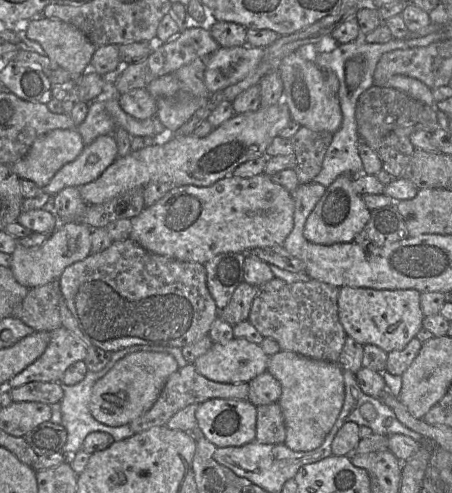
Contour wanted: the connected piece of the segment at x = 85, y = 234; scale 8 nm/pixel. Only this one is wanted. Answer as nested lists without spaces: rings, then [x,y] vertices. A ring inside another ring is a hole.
[[[80,222],[60,223],[40,246],[17,245],[10,265],[14,278],[28,289],[58,281],[66,267],[88,257],[91,251],[92,228]]]

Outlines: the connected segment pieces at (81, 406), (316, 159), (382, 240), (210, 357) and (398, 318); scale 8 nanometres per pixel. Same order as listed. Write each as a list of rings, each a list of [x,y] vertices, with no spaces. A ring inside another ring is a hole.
[[[133,345],[133,346],[129,346],[127,348],[112,352],[109,362],[102,370],[98,372],[88,371],[85,378],[79,383],[75,385],[67,385],[61,382],[64,395],[60,402],[50,405],[51,407],[50,421],[54,423],[62,424],[67,430],[67,440],[62,449],[62,452],[64,454],[66,454],[67,456],[71,456],[77,451],[79,451],[80,449],[82,449],[82,445],[86,436],[91,432],[102,431],[102,432],[109,433],[115,441],[124,440],[126,438],[131,437],[133,434],[135,434],[129,425],[112,427],[97,421],[91,414],[91,411],[89,408],[89,401],[90,401],[92,387],[94,386],[96,381],[98,381],[107,372],[109,372],[119,360],[121,360],[128,354],[138,352],[138,351],[151,351],[151,352],[161,352],[161,353],[170,354],[176,359],[179,367],[184,367],[187,364],[191,364],[184,359],[181,348],[174,348],[169,346]]]
[[[301,126],[291,138],[296,157],[295,172],[300,184],[313,182],[320,173],[332,135],[329,132],[312,131]]]
[[[395,203],[371,211],[370,219],[354,238],[365,248],[378,248],[410,237],[405,221]]]
[[[246,338],[216,343],[193,365],[197,371],[219,383],[249,383],[267,371],[269,357],[260,345]]]
[[[341,287],[338,295],[338,317],[347,336],[366,345],[373,344],[386,353],[402,350],[423,328],[421,292],[416,289],[377,290]]]

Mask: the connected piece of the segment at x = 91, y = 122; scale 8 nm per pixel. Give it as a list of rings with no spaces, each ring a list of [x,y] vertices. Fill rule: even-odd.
[[[105,95],[89,103],[85,120],[76,128],[86,146],[100,135],[112,135],[119,126],[131,136],[156,136],[153,119],[137,119],[124,112],[119,105],[118,95]]]

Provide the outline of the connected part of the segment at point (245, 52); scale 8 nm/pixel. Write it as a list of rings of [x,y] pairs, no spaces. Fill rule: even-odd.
[[[219,47],[211,54],[205,70],[205,85],[210,94],[245,79],[258,67],[263,56],[261,47]]]

